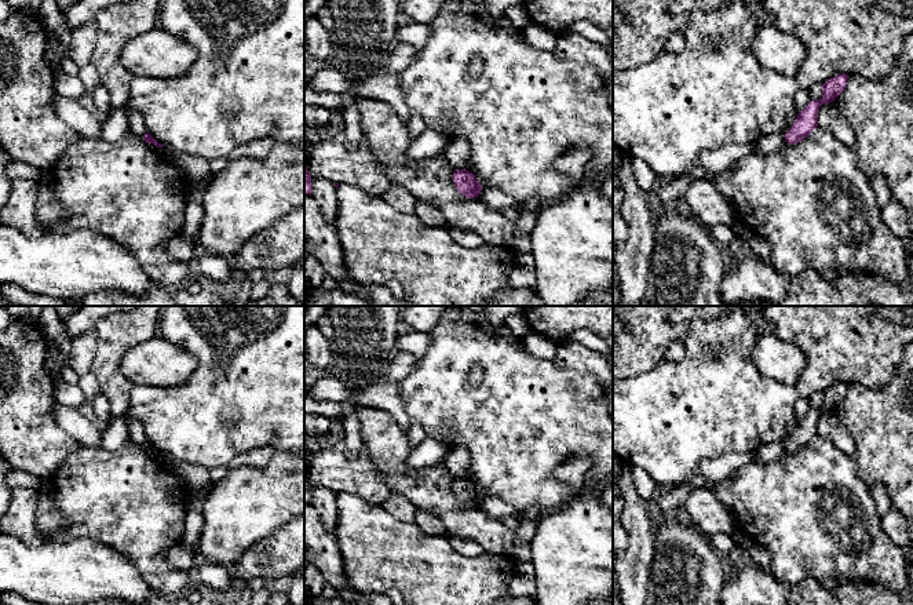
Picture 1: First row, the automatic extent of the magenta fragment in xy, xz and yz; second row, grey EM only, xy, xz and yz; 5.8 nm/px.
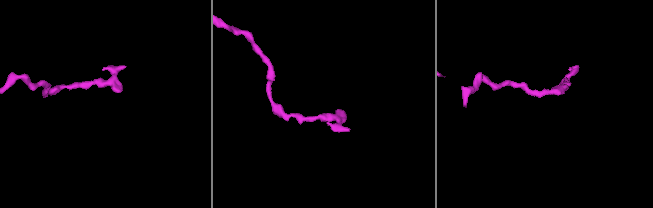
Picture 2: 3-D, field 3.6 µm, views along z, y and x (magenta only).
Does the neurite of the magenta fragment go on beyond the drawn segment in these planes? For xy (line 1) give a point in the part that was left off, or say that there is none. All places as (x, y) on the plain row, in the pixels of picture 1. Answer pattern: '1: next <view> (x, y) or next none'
1: next none

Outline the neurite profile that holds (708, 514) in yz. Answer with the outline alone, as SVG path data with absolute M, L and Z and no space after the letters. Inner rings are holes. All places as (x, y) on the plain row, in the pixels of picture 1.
M694 488L684 500L684 509L693 524L708 537L720 532L733 535L737 529L731 511L709 488Z

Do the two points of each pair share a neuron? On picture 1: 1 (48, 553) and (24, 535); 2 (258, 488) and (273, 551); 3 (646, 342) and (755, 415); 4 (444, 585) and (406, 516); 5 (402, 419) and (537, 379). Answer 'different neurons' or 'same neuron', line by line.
1: different neurons
2: different neurons
3: different neurons
4: different neurons
5: different neurons

